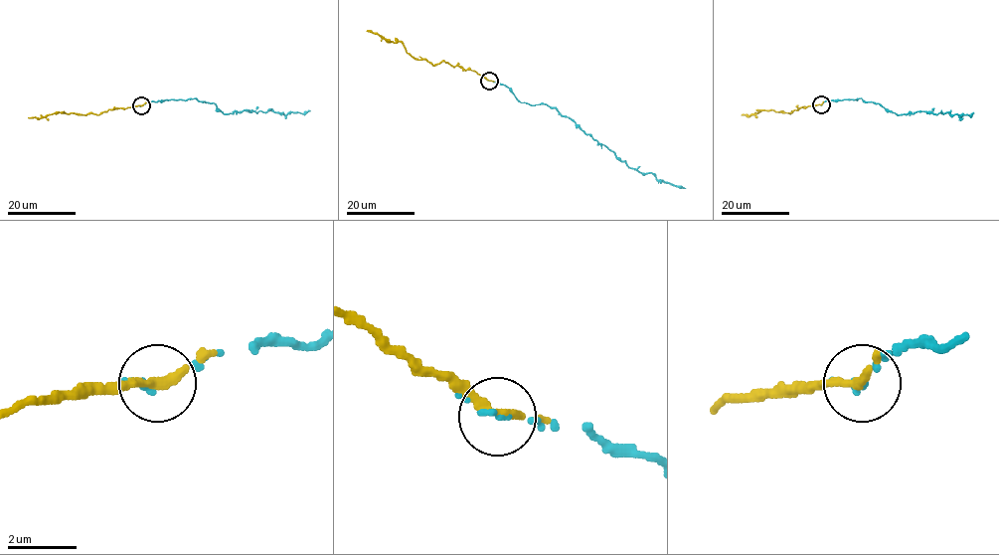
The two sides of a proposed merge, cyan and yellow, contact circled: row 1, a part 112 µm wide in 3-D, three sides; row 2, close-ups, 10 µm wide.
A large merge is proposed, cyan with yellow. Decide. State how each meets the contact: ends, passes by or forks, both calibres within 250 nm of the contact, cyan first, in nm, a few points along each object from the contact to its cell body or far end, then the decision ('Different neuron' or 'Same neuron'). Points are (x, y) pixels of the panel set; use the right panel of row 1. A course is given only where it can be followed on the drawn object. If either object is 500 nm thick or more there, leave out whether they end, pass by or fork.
At the ring cyan passes by. At the ring yellow passes by. Thickness 140 nm (cyan) against 240 nm. Course of cyan: (821, 104), (823, 101), (860, 98), (880, 103), (897, 114), (926, 111), (948, 112), (958, 116), (974, 113). Course of yellow: (821, 104), (798, 107), (790, 112), (760, 109), (750, 115), (742, 114). Same neuron

